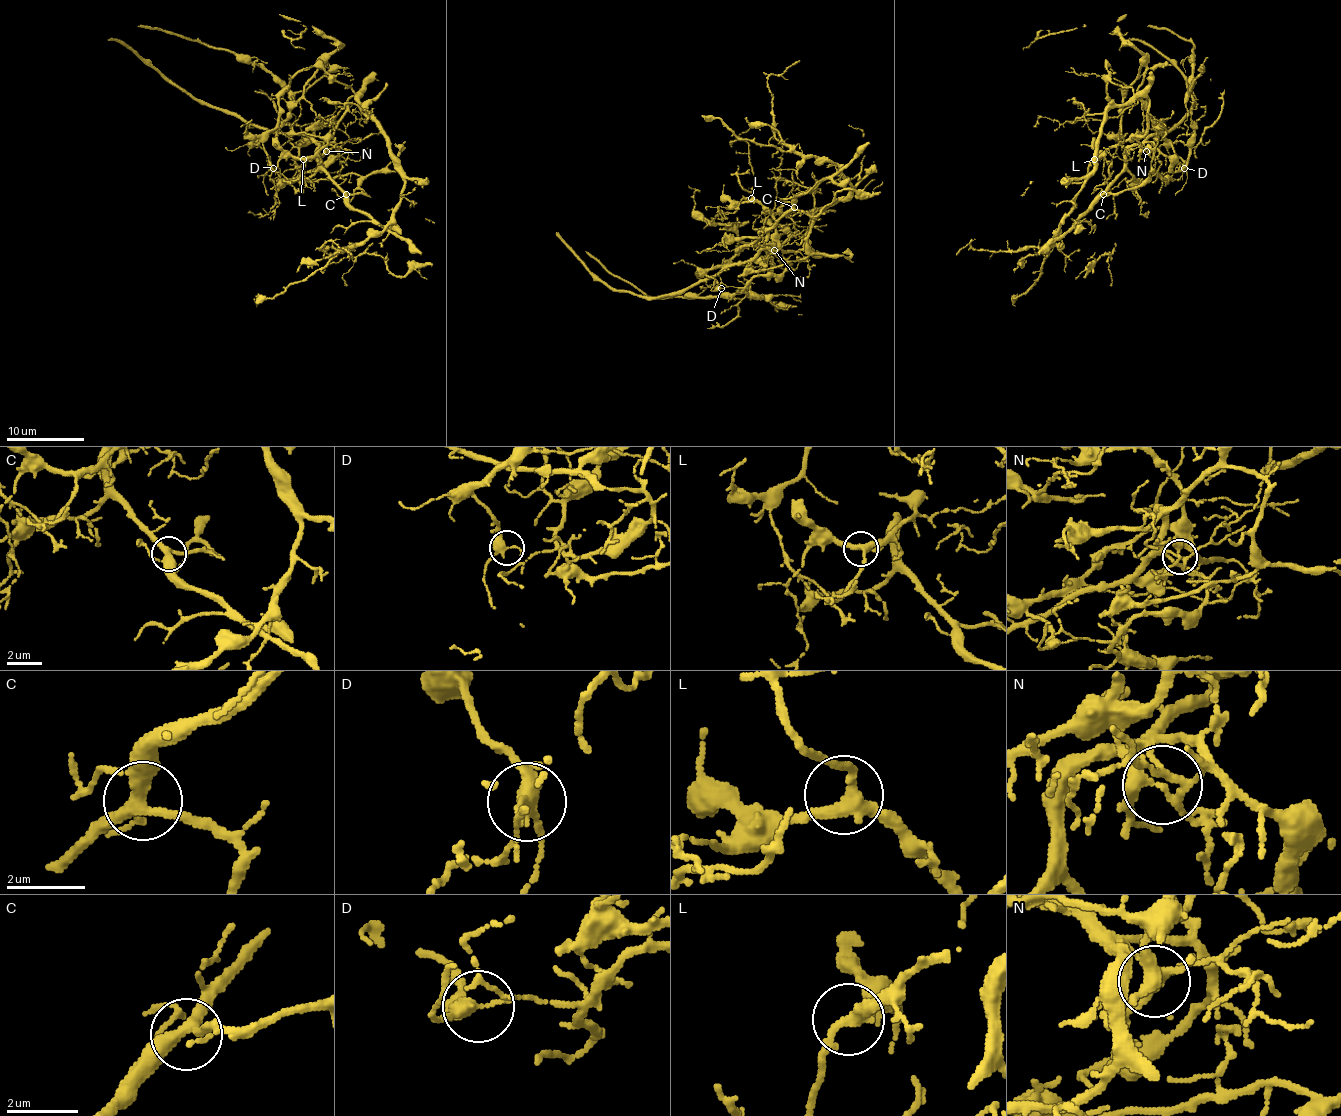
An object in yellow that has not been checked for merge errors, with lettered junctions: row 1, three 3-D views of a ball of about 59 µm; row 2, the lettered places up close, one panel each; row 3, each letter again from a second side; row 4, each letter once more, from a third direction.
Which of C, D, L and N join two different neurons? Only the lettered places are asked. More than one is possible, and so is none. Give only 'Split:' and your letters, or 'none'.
Split: D, N

